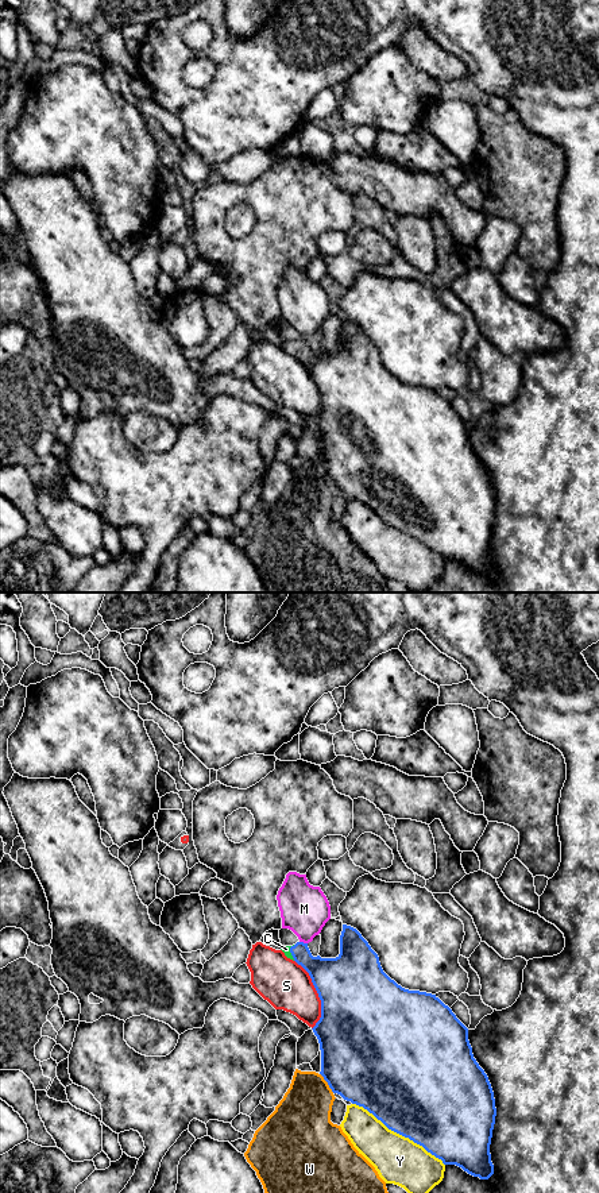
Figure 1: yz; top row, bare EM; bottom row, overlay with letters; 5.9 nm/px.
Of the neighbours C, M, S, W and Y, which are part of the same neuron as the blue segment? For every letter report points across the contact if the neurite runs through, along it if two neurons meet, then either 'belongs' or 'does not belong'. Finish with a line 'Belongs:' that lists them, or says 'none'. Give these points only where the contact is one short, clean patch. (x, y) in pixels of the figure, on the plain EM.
C: runs through yz (327, 370), (300, 348), (292, 348), (286, 344); belongs
M: does not belong
S: does not belong
W: does not belong
Y: does not belong
Belongs: C

